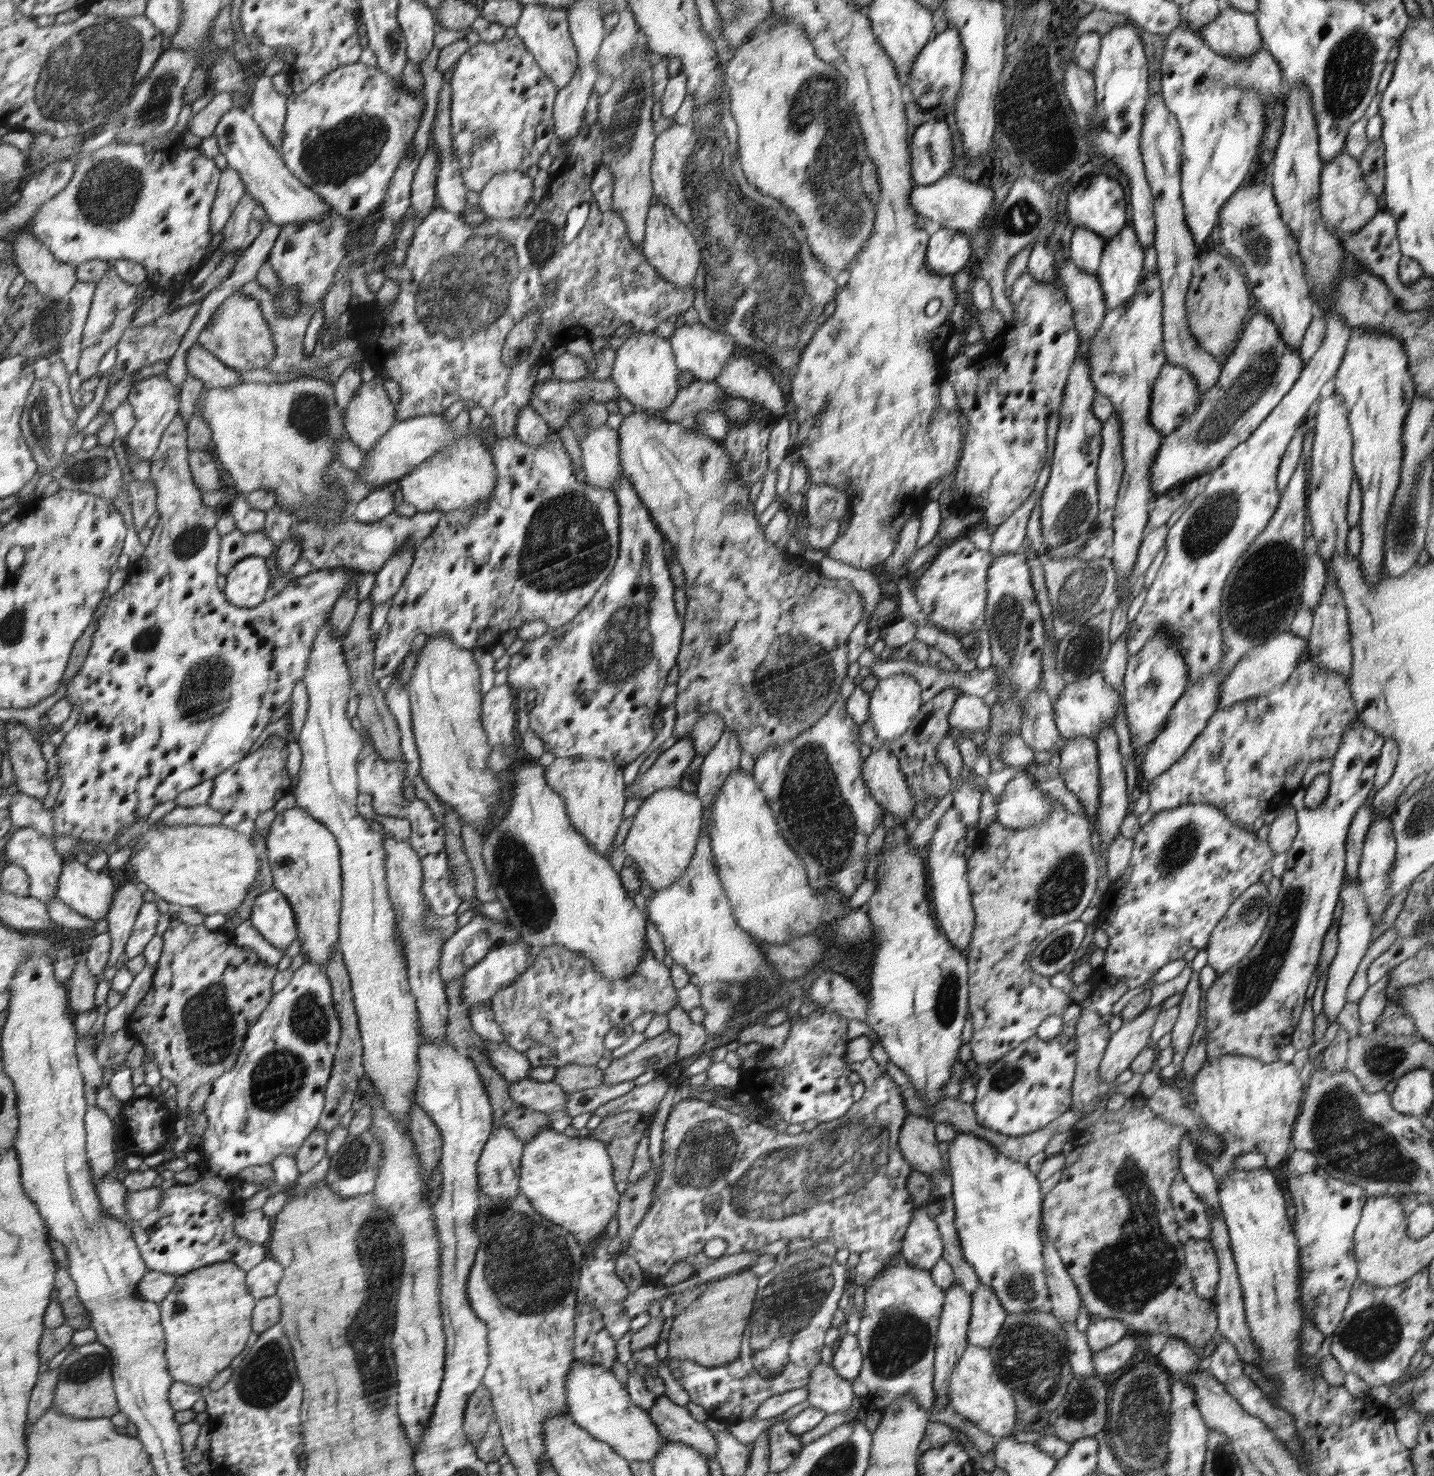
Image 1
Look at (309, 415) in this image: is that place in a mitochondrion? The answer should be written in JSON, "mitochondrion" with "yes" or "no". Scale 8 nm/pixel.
{"mitochondrion":"yes"}

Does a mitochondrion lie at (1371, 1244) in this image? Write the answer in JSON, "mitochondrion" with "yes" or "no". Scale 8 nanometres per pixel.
{"mitochondrion":"no"}

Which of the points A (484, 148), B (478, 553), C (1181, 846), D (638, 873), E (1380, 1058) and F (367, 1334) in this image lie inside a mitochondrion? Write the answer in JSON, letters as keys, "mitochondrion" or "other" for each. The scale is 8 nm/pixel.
{"A":"mitochondrion","B":"other","C":"mitochondrion","D":"other","E":"mitochondrion","F":"mitochondrion"}

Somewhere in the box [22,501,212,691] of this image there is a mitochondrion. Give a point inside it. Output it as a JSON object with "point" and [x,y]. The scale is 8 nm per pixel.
{"point":[191,540]}

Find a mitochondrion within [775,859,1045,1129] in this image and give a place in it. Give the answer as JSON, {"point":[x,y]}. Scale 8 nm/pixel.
{"point":[945,1007]}

